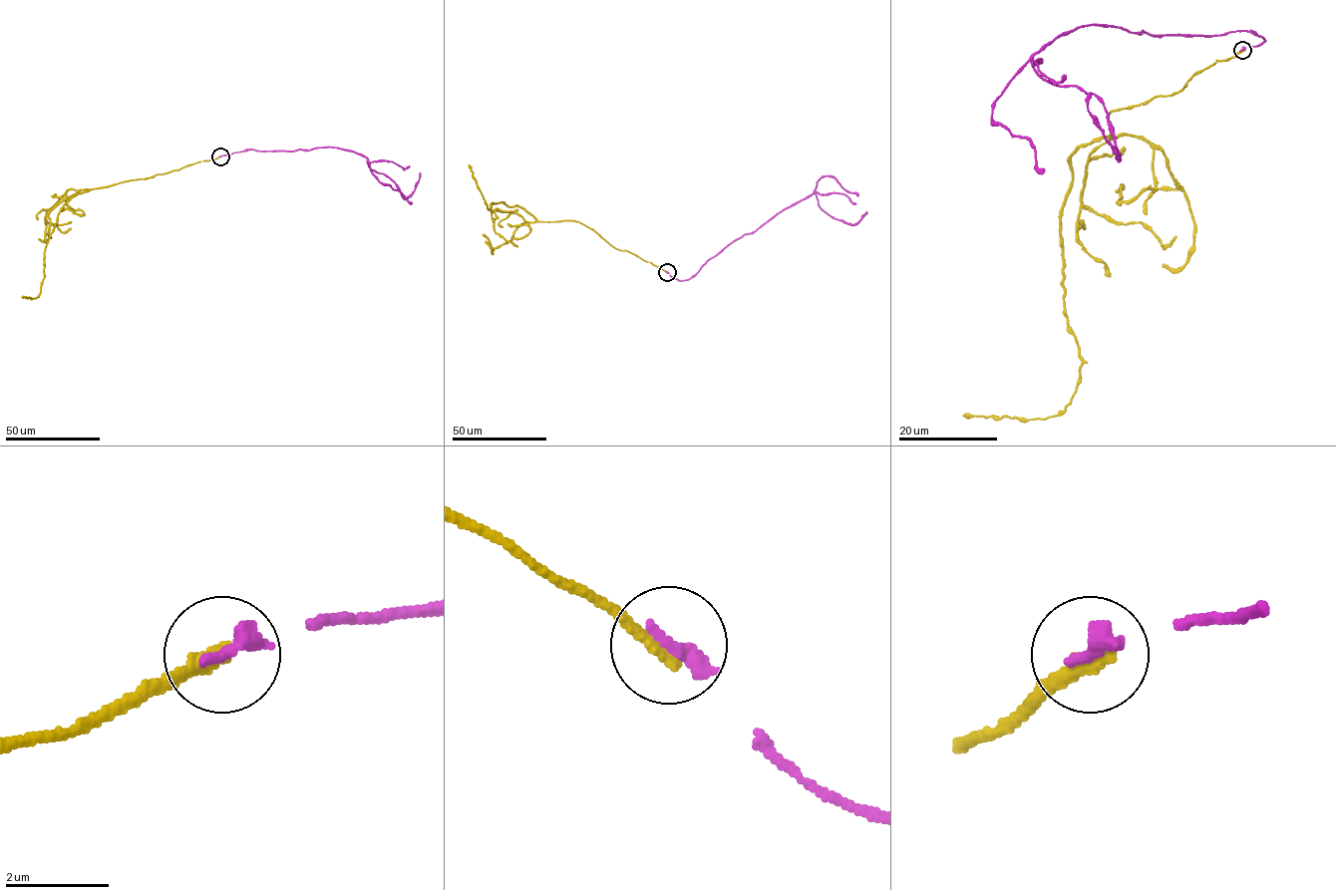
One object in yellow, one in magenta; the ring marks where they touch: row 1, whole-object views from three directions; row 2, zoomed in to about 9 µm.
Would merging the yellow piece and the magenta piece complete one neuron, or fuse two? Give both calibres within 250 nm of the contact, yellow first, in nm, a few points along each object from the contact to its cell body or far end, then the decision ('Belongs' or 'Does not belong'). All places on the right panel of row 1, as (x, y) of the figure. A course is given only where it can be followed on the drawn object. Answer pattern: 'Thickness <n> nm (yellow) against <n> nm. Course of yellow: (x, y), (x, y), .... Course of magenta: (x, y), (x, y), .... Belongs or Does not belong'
Thickness 280 nm (yellow) against 360 nm. Course of yellow: (1242, 49), (1112, 112), (1110, 134), (1071, 157), (1072, 401), (1048, 418), (962, 415). Course of magenta: (1242, 49), (1265, 39), (1088, 24), (1039, 49), (1044, 79), (1103, 104), (1119, 158), (1089, 93). Does not belong

